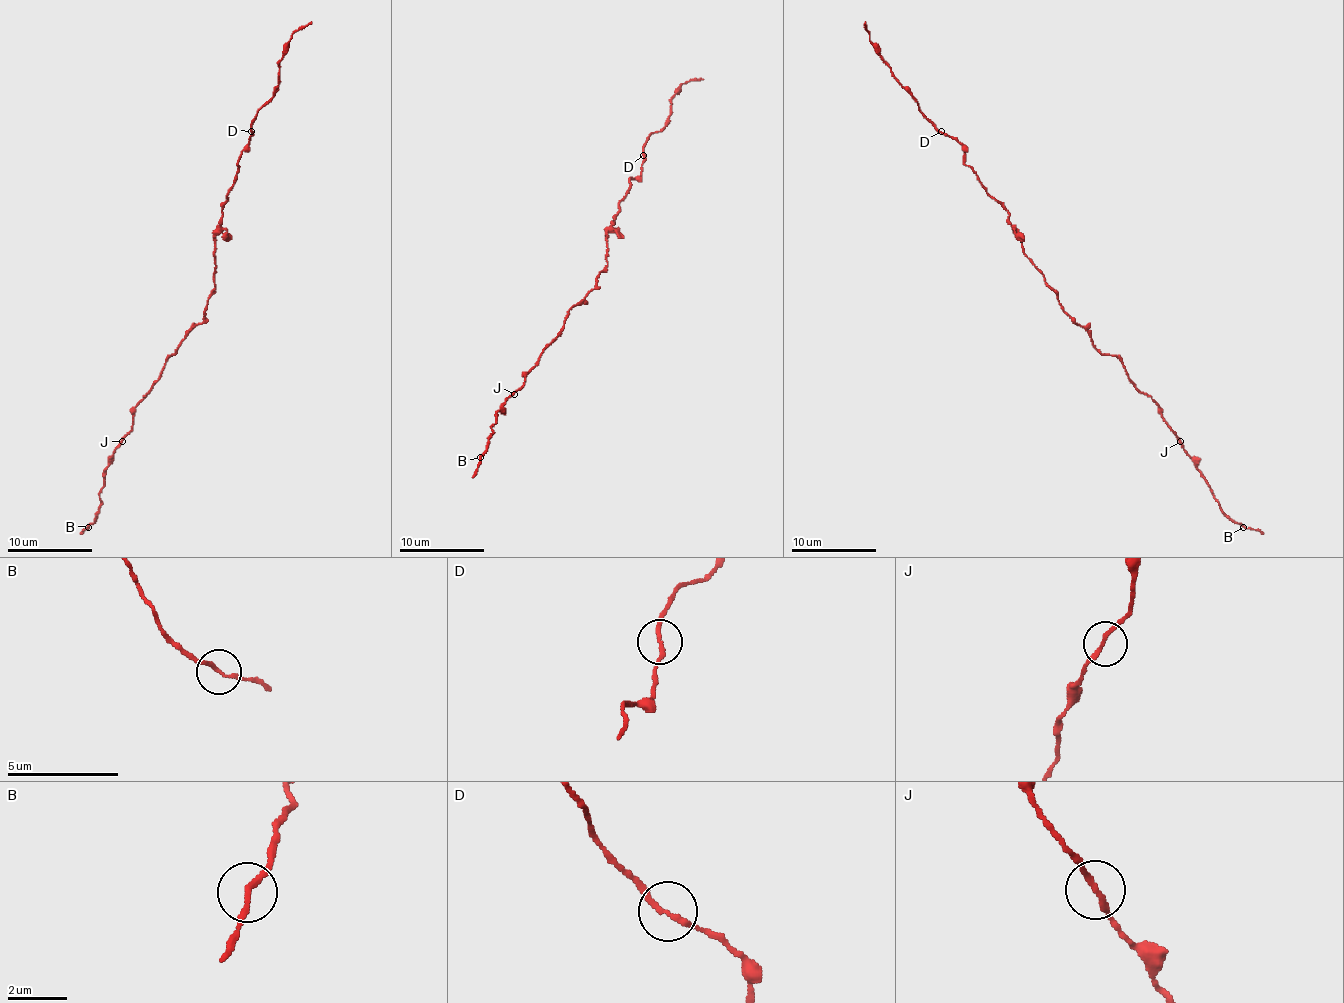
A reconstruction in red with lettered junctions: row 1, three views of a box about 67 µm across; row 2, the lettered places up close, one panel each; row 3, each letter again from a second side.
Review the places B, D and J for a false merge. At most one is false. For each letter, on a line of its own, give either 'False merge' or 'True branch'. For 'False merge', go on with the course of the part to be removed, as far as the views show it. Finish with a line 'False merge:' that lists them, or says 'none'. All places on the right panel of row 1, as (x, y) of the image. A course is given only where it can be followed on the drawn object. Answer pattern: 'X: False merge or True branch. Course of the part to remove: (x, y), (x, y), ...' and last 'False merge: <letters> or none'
B: True branch
D: False merge. Course of the part to remove: (941, 131), (901, 84), (875, 45), (864, 22)
J: True branch
False merge: D

